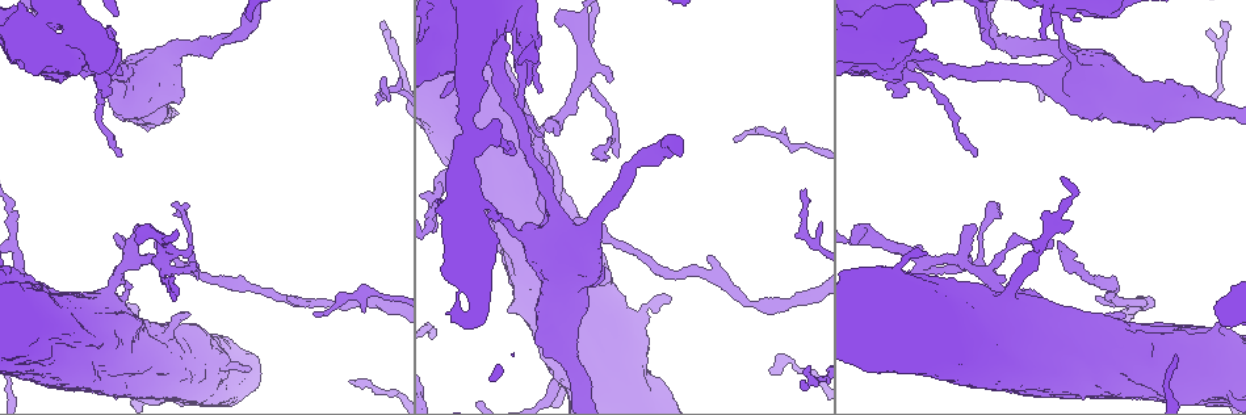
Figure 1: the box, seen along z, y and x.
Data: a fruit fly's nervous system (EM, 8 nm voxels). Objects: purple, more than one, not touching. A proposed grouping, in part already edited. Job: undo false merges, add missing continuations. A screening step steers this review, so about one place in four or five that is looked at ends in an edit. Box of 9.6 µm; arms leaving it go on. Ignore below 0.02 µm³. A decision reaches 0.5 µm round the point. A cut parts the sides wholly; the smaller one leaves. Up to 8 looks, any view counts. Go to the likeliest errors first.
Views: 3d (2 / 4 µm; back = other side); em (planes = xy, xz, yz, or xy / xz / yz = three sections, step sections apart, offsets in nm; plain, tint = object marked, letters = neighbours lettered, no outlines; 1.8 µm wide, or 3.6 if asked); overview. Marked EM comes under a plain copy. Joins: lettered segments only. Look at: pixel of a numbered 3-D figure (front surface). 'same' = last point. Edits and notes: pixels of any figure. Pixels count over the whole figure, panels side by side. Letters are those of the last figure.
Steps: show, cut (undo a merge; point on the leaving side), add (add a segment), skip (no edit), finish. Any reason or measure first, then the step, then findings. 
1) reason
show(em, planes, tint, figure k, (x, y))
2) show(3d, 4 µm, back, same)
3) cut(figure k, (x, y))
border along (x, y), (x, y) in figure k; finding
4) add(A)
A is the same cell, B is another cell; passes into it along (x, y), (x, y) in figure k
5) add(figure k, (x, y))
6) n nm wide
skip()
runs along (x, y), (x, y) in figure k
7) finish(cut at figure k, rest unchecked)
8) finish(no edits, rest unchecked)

tapers out
show(em, planes, letters, figure 1, (1060, 240))

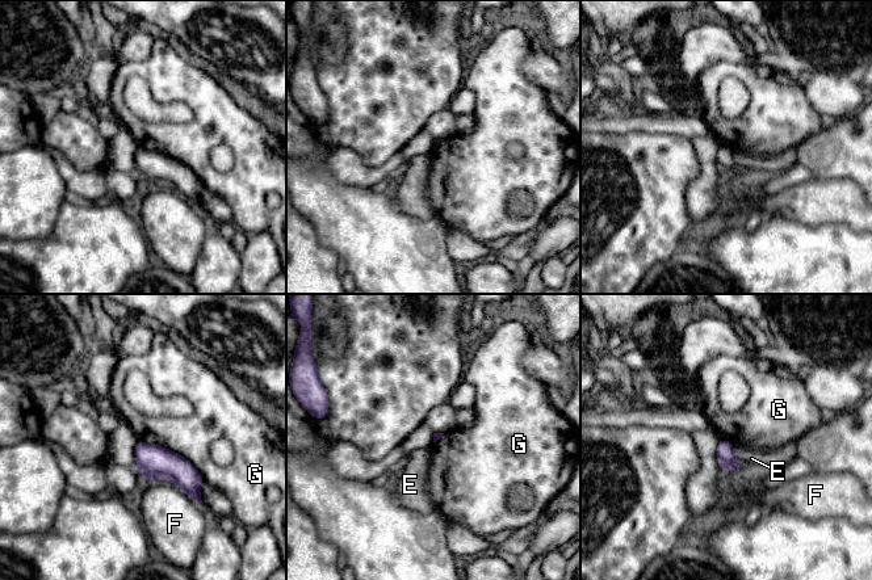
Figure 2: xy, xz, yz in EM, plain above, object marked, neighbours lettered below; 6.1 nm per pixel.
skip()
E, F and G are other cells; none of them fits

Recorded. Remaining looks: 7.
closes a loop
show(3d, 4 µm, figure 1, (161, 75))

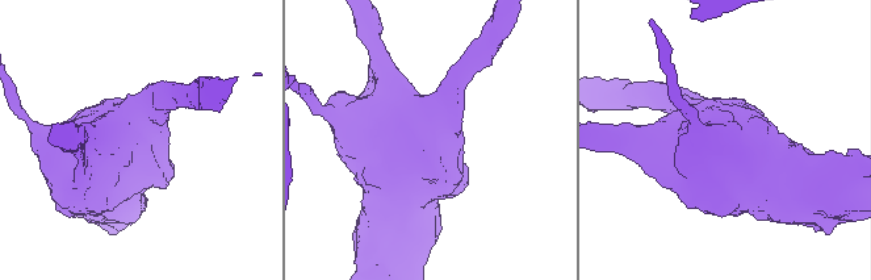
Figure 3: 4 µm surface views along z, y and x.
now the EM
show(em, 3.6 µm, planes, tint, figure 3, (133, 139))

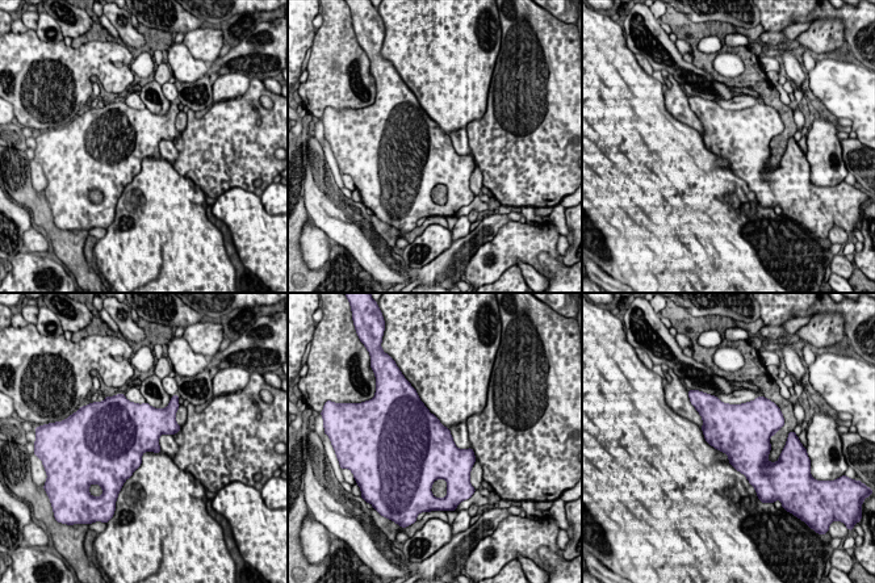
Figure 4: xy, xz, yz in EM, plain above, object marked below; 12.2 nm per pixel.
show(em, 3.6 µm, planes, letters, same)

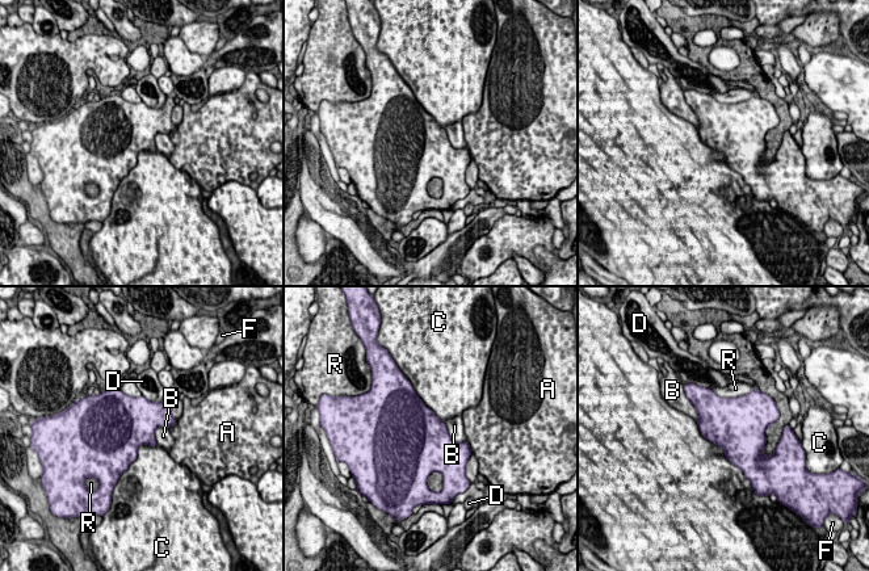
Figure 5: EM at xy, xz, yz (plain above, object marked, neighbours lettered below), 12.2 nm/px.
C touches over 800 nm
skip()
A, B, C, D, F and R are other cells; border along (696, 422), (700, 432), (739, 467) in figure 5; all the same neuron

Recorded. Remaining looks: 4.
an open end
show(em, planes, letters, figure 1, (197, 275))

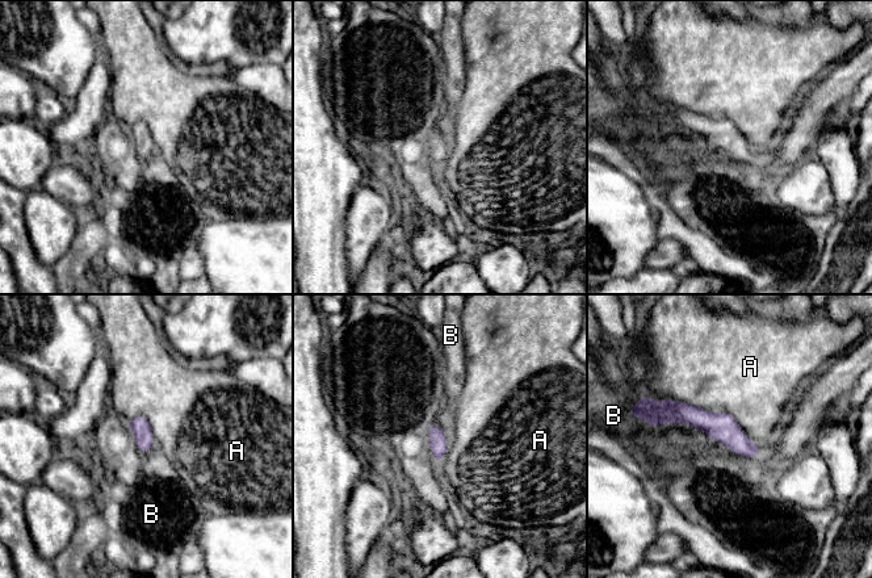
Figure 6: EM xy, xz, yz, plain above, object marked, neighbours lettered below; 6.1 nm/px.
skip()
A and B are other cells; runs along (661, 414), (701, 418), (754, 452) in figure 6; none of them fits

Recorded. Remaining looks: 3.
sudden change in width
show(3d, 4 µm, figure 1, (916, 57))

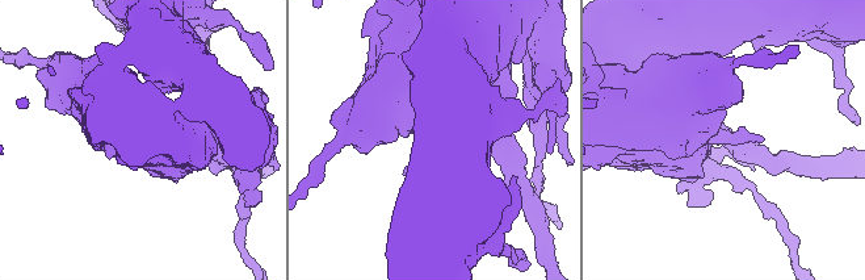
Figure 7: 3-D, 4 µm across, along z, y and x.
show(em, planes, tint, figure 7, (727, 139))

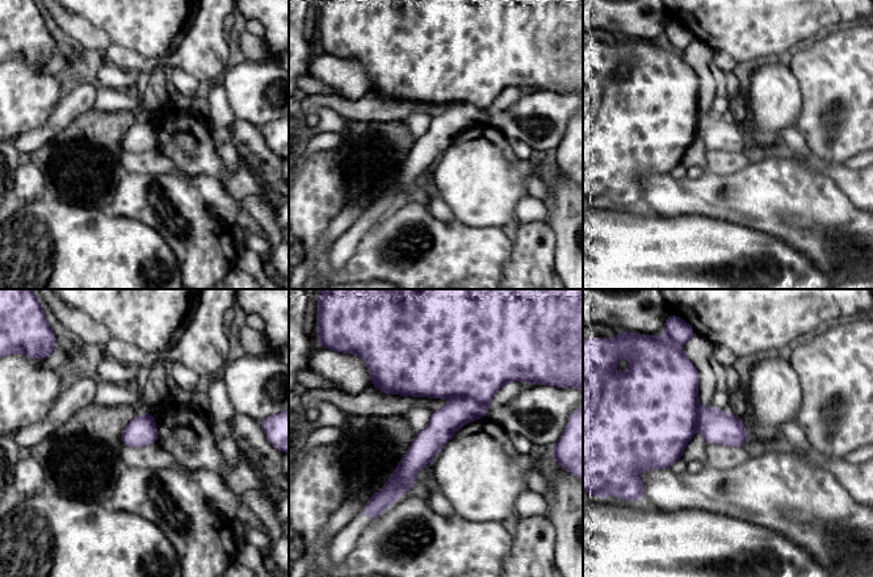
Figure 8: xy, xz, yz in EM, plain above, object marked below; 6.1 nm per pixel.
show(em, planes, letters, same)

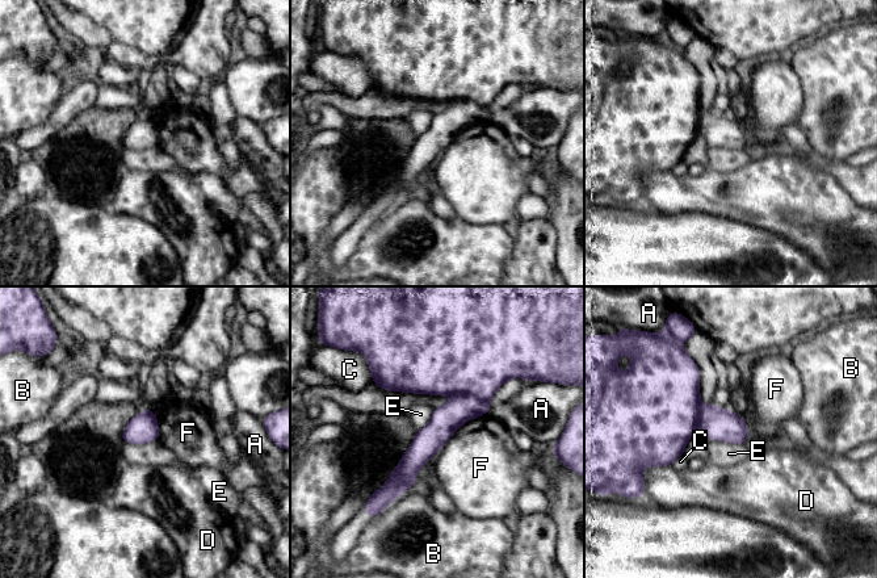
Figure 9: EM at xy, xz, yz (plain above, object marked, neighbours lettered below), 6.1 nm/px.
cut(figure 9, (447, 418))
A, B, C, D, E and F are other cells; border along (454, 394), (471, 394), (489, 402) in figure 9; a second neuron is stuck on

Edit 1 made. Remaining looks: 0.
finish(cut at figure 9, rest unchecked)

